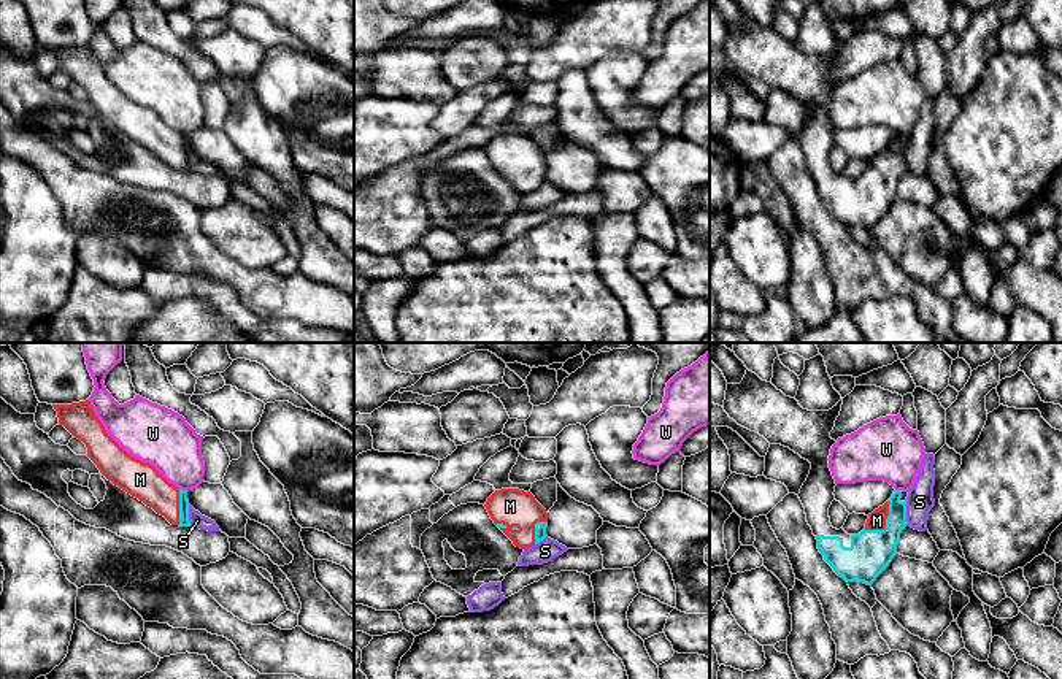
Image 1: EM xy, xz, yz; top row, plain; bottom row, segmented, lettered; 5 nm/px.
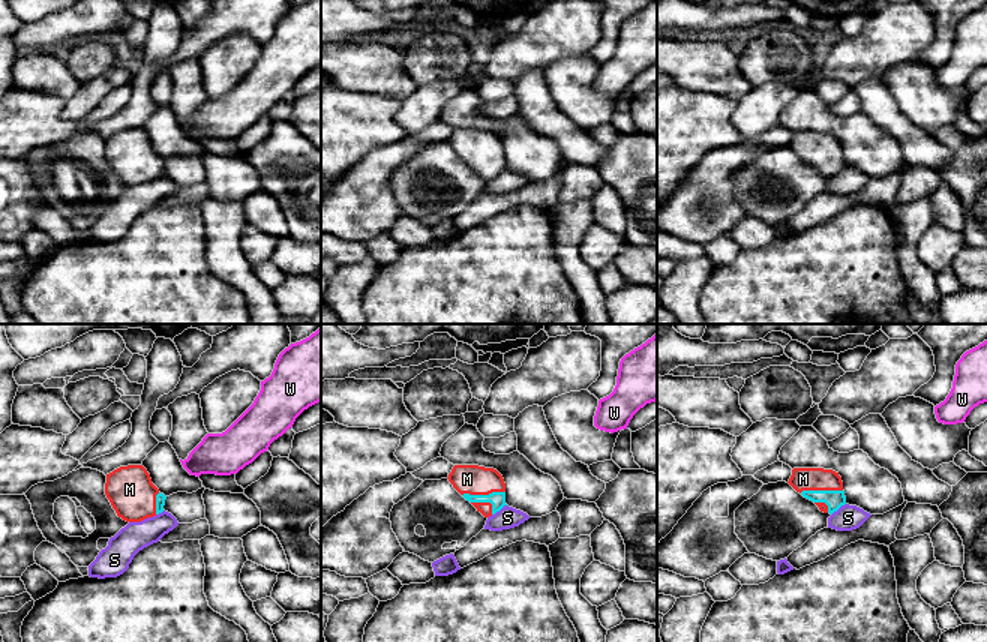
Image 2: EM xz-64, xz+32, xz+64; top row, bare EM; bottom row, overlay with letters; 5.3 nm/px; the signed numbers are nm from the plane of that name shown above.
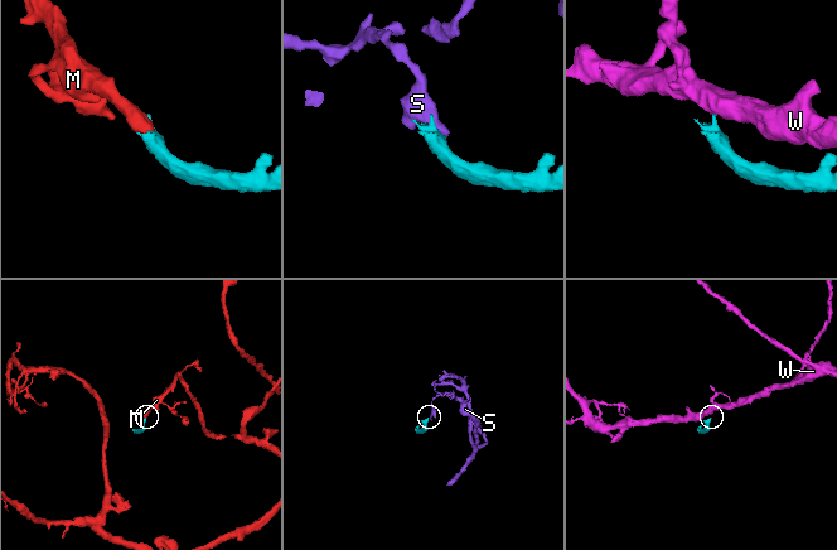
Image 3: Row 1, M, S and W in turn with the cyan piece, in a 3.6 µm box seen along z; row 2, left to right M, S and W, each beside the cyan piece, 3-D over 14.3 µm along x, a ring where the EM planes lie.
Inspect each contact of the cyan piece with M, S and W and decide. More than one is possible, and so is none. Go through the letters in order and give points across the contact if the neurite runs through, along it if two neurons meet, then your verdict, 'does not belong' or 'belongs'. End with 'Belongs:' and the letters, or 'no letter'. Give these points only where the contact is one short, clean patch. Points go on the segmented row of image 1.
M: runs through yz (872, 551), (886, 524), (877, 521); belongs
S: border along yz (905, 500), (905, 521), (908, 524); does not belong
W: border along yz (896, 489), (904, 491); does not belong
Belongs: M

